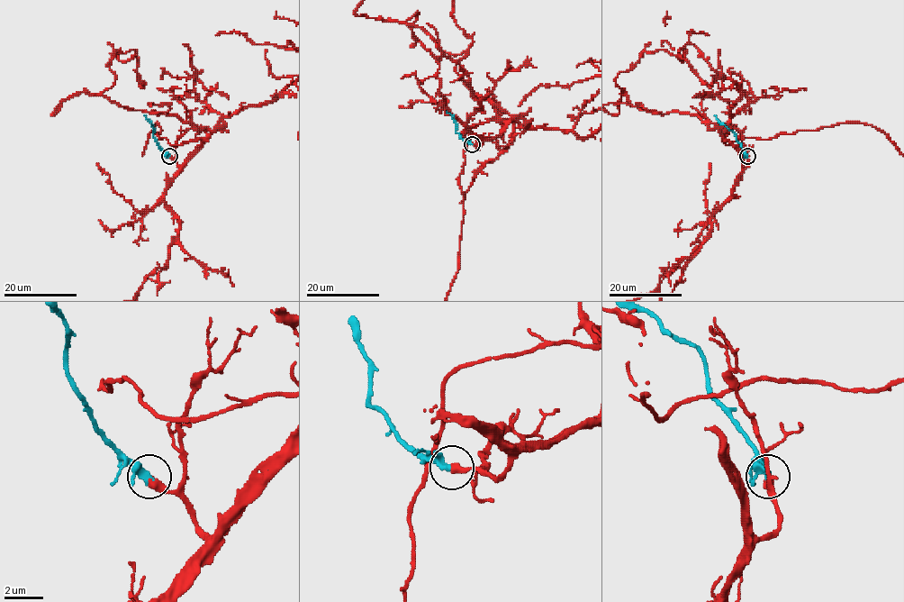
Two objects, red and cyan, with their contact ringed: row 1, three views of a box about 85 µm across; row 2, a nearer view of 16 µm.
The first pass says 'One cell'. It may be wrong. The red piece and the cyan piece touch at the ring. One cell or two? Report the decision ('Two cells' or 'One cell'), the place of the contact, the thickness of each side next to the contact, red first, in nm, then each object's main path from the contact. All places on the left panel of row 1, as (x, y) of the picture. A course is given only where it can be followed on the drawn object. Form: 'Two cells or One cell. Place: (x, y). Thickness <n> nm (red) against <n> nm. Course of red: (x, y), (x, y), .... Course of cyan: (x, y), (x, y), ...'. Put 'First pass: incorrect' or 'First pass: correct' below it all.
One cell. Place: (169, 156). Thickness 360 nm (red) against 280 nm. Course of cyan: (169, 155), (159, 146), (151, 124), (143, 115)
First pass: correct

